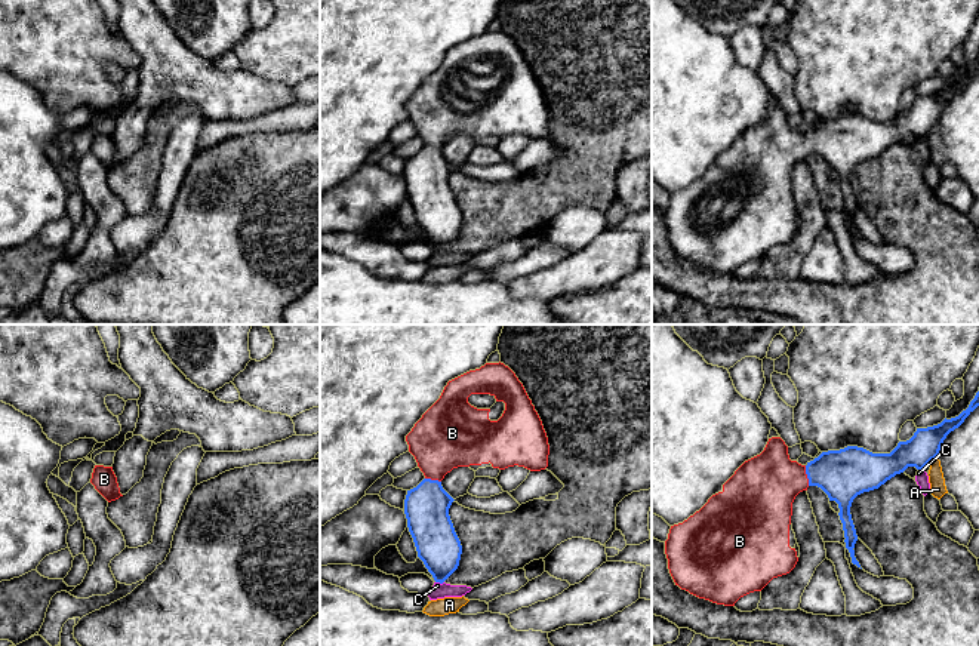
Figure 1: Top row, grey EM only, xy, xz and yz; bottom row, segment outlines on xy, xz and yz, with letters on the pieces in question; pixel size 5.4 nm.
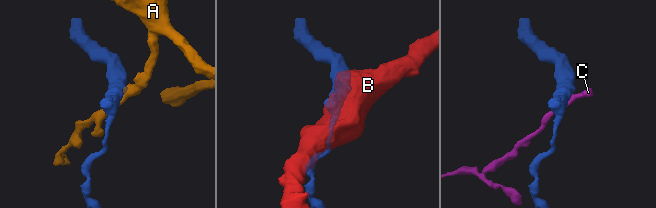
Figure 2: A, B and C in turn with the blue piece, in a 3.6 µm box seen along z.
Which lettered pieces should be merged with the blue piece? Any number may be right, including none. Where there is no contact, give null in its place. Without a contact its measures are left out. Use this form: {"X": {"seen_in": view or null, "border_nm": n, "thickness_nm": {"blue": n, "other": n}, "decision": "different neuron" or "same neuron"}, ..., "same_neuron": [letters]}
{"A": {"seen_in": "yz", "border_nm": 70, "thickness_nm": {"blue": 170, "other": 90}, "decision": "different neuron"}, "B": {"seen_in": "yz", "border_nm": 110, "thickness_nm": {"blue": 280, "other": 360}, "decision": "same neuron"}, "C": {"seen_in": "xz", "border_nm": 50, "thickness_nm": {"blue": 240, "other": 80}, "decision": "different neuron"}, "same_neuron": ["B"]}

